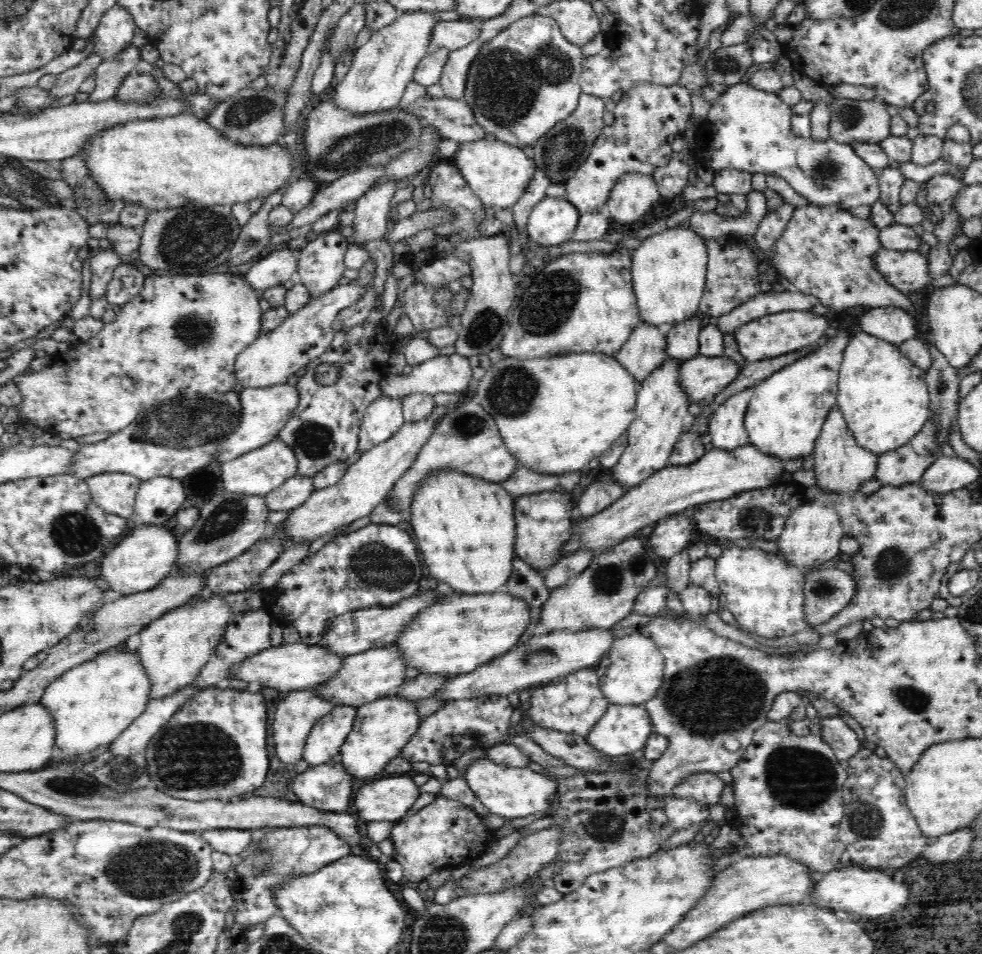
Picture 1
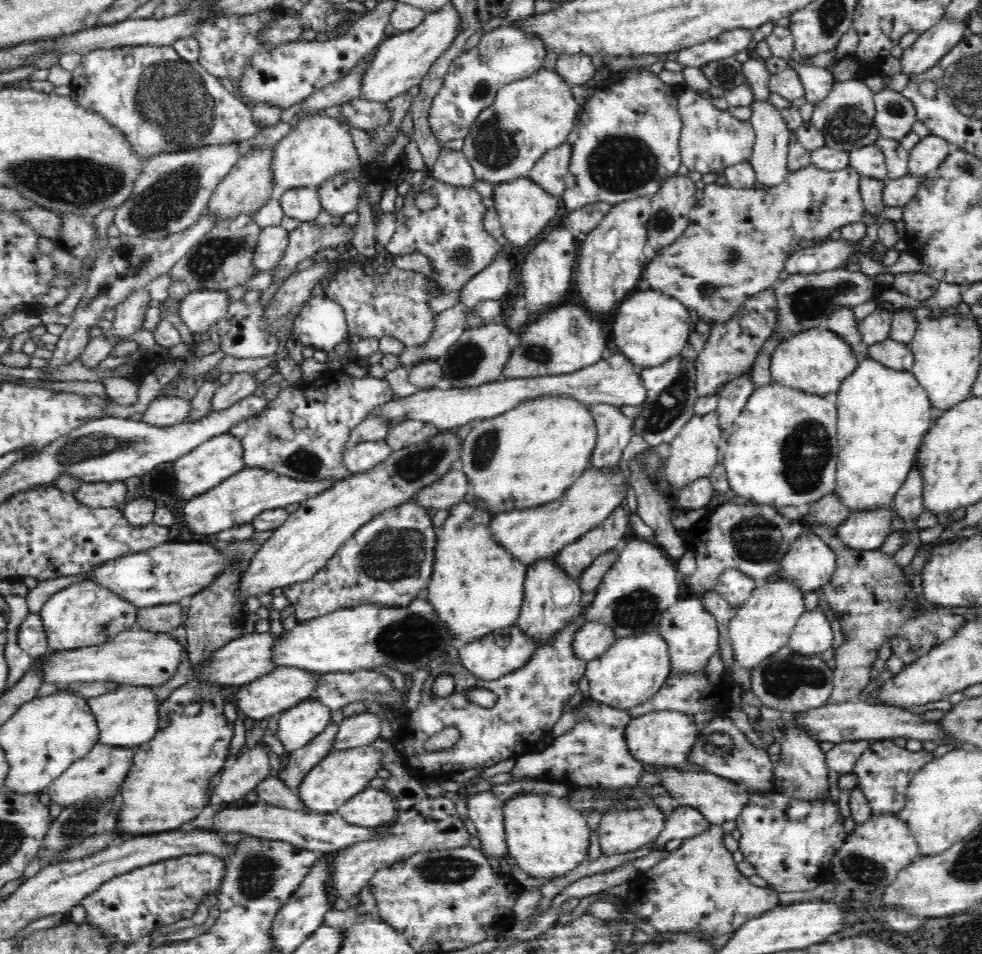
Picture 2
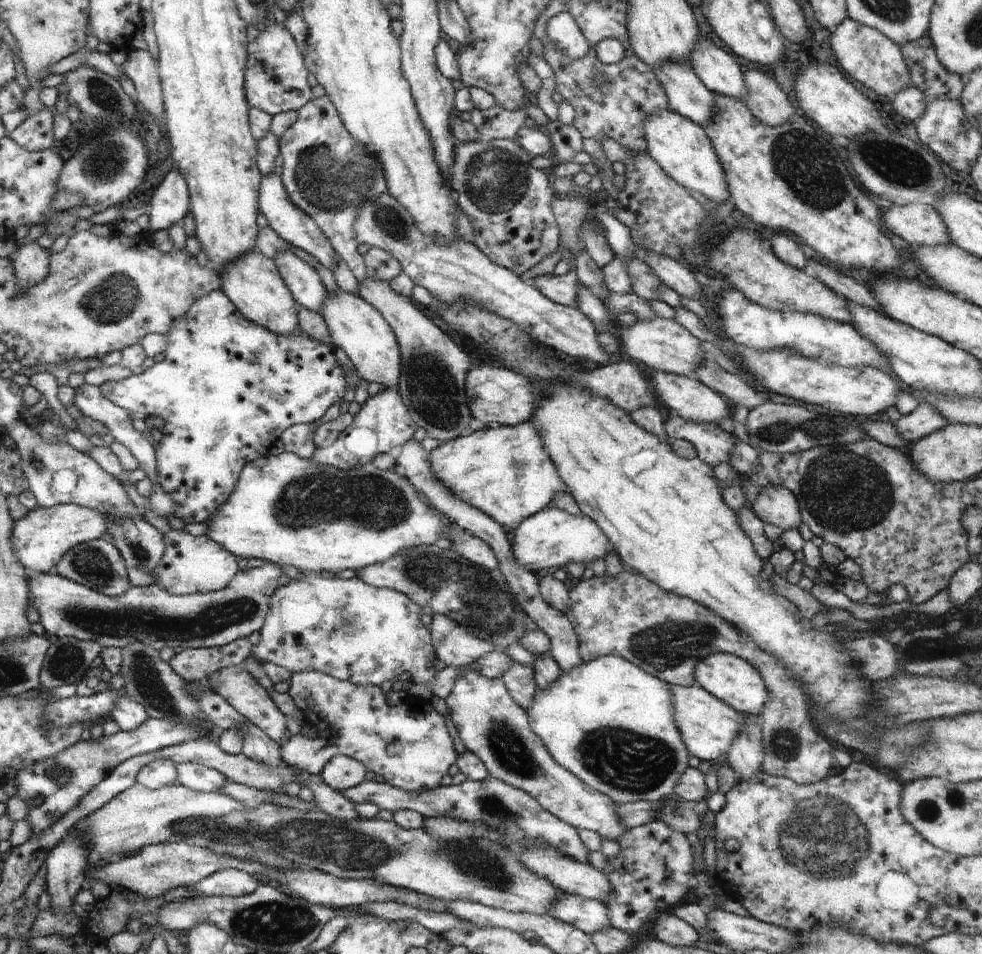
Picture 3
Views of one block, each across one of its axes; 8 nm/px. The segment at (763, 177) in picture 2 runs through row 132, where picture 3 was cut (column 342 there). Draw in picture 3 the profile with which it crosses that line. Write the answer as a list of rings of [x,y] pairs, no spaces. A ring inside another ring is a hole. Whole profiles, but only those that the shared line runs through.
[[[336,755],[324,765],[320,778],[333,791],[341,792],[364,782],[365,774],[363,764],[359,764],[355,758]]]

